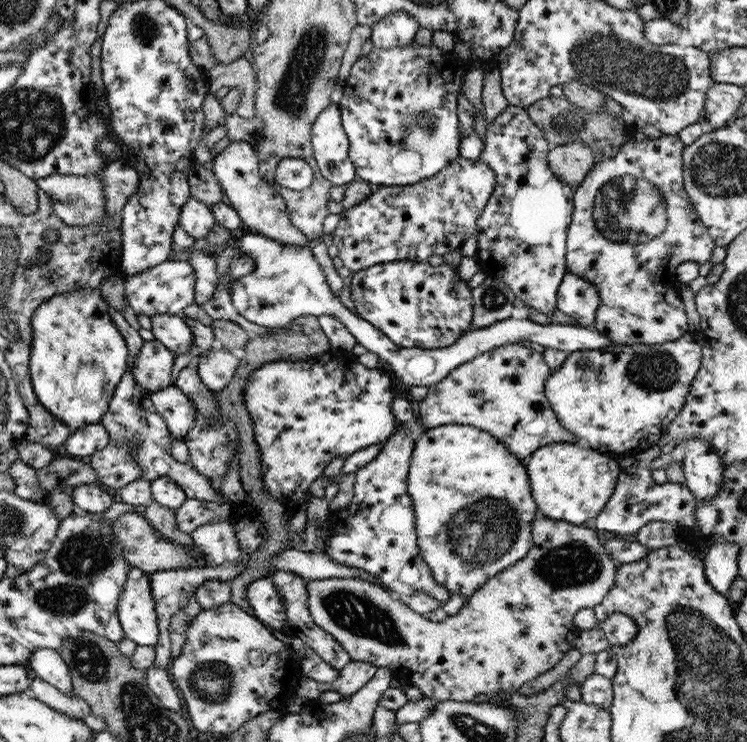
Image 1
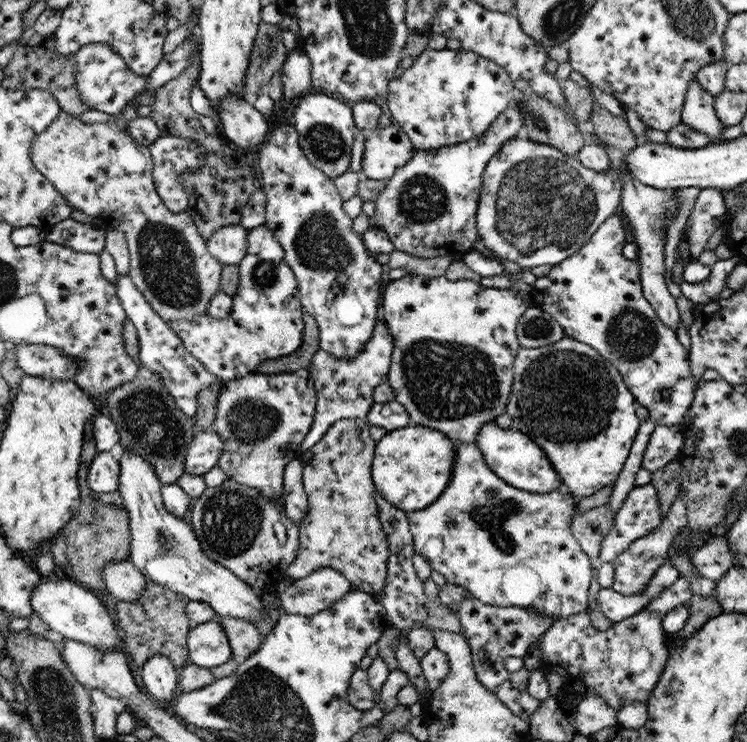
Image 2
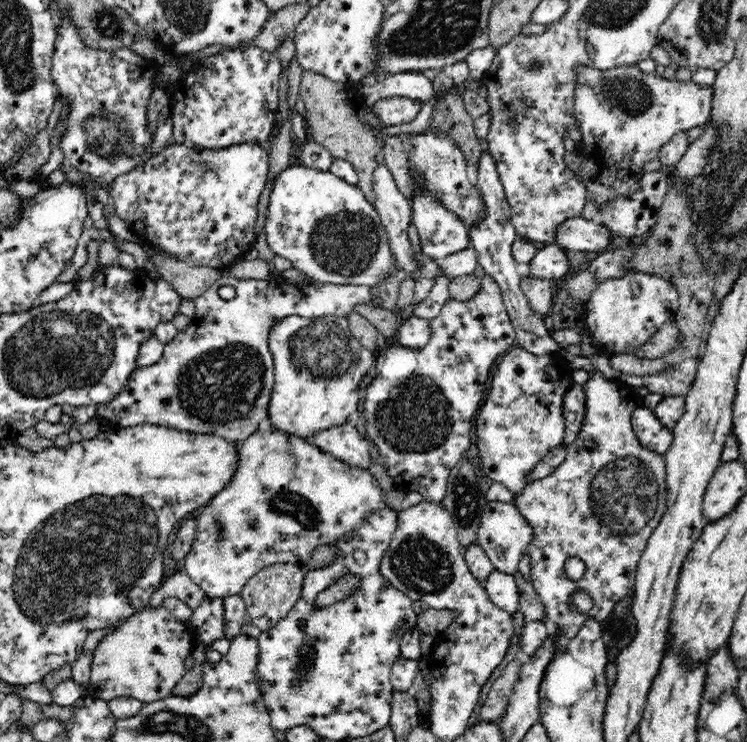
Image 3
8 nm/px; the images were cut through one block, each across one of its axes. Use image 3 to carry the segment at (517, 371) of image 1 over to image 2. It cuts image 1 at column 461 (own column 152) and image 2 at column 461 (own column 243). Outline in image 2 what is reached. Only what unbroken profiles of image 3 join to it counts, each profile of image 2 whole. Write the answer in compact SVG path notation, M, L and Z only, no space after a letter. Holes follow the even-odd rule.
M408 272L406 276L397 280L391 280L386 284L384 294L382 294L382 318L384 318L386 327L393 337L394 348L386 380L393 388L395 401L404 406L412 425L436 429L448 435L448 438L453 439L455 442L476 443L476 434L480 432L480 428L484 424L495 422L495 419L506 411L513 385L513 363L518 350L521 348L517 340L516 328L520 317L526 312L528 307L529 305L524 302L523 294L514 288L486 288L478 281L474 282L474 280L452 281L448 280L446 276L428 278Z

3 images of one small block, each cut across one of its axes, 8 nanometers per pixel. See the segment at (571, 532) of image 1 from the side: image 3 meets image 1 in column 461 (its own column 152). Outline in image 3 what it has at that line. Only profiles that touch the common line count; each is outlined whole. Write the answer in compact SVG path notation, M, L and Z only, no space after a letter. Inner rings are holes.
M164 606L136 612L117 625L92 651L91 675L88 686L92 686L99 699L109 701L121 696L134 697L144 704L168 697L172 688L184 676L184 660L191 654L193 631L190 623L180 622Z

